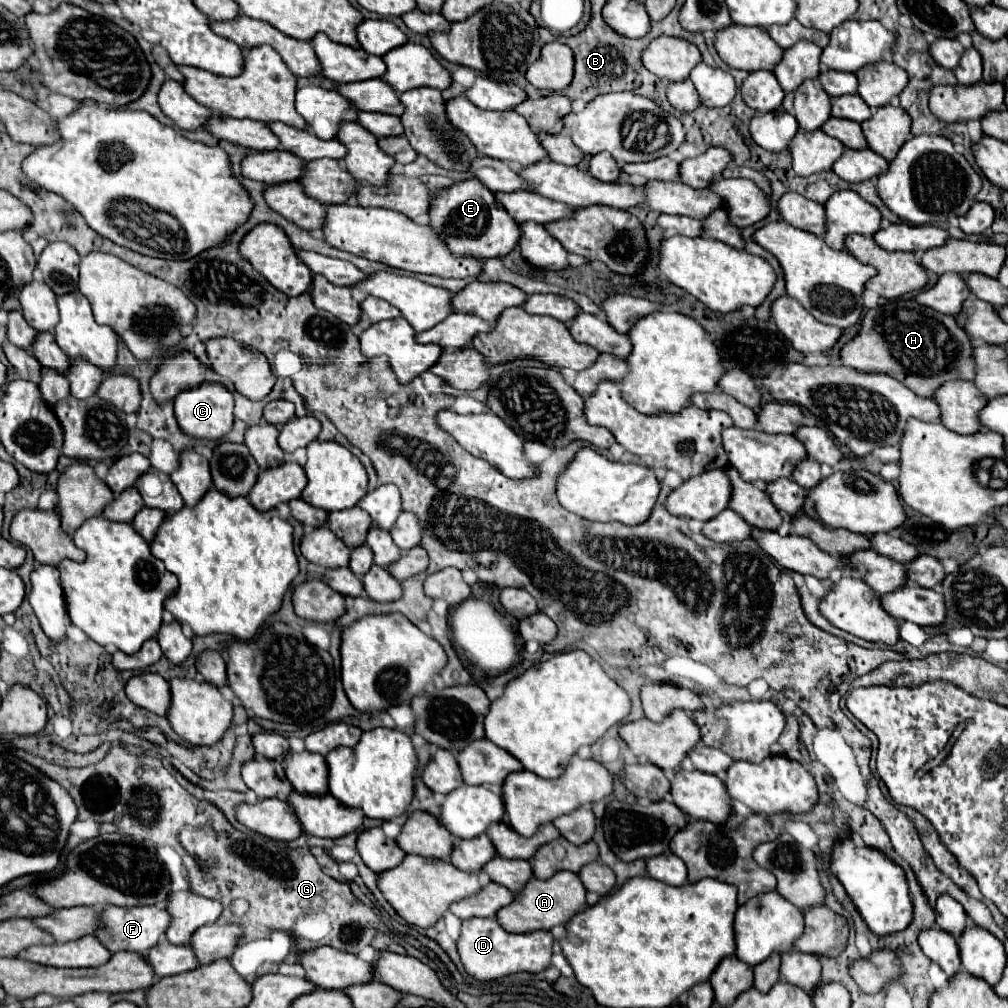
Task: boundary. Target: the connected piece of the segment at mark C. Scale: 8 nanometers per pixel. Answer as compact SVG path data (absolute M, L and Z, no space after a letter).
M202 382L196 388L184 390L174 398L174 414L180 424L180 428L194 438L208 438L208 440L218 440L224 434L232 430L232 408L234 408L234 398L226 390L224 384L218 382Z

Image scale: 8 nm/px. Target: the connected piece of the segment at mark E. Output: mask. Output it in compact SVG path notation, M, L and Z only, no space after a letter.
M476 178L454 184L452 188L446 188L440 194L434 196L434 208L430 208L430 228L438 230L442 240L448 240L450 250L454 254L468 254L468 256L478 256L478 258L484 258L484 260L496 258L498 254L512 252L518 246L520 236L522 236L518 222L496 202L494 194Z

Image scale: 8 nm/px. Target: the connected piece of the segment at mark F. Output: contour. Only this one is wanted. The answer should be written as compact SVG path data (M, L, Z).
M108 906L102 910L104 918L104 928L102 932L96 932L96 938L110 948L110 952L118 950L130 950L130 952L146 952L154 948L160 940L162 934L166 934L166 928L170 926L170 914L164 908L158 906L134 906L134 908L118 908L118 906Z

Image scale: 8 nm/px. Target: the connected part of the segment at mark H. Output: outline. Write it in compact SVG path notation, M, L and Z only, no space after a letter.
M892 300L886 306L878 306L866 312L864 324L860 334L842 348L842 364L856 368L860 372L880 372L888 374L902 384L906 384L910 390L914 390L918 396L932 398L934 392L948 380L974 380L976 366L972 358L974 346L968 338L966 330L958 324L954 316L946 316L940 312L934 312L916 300Z

